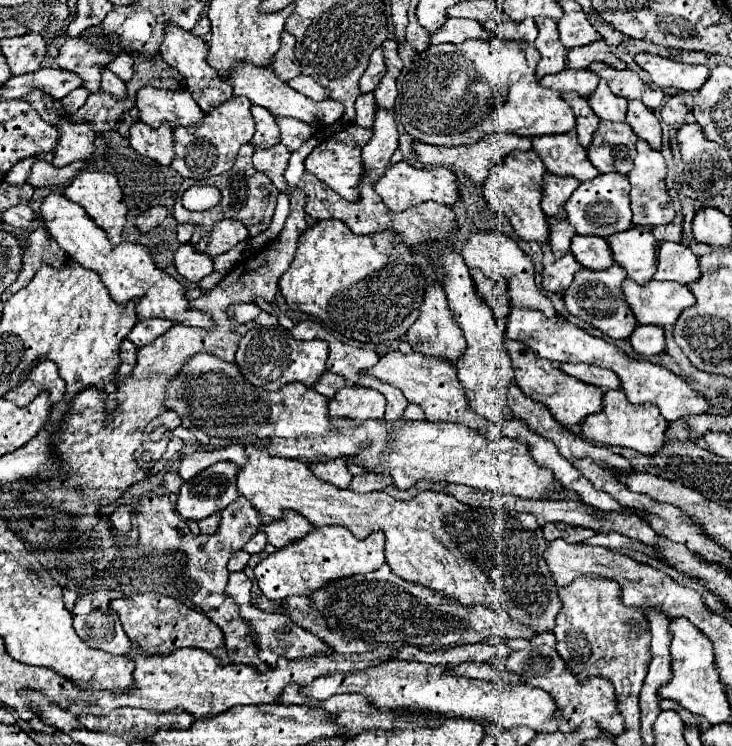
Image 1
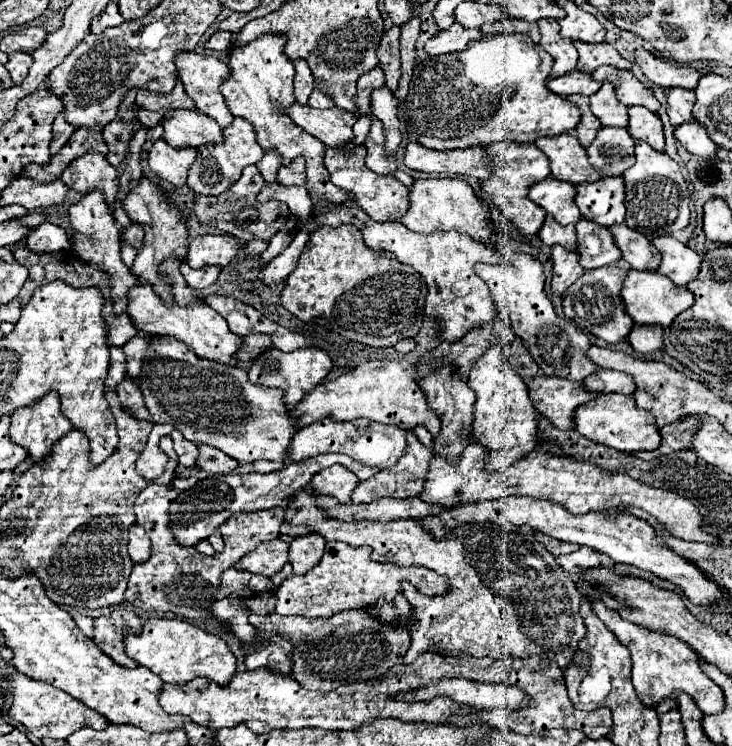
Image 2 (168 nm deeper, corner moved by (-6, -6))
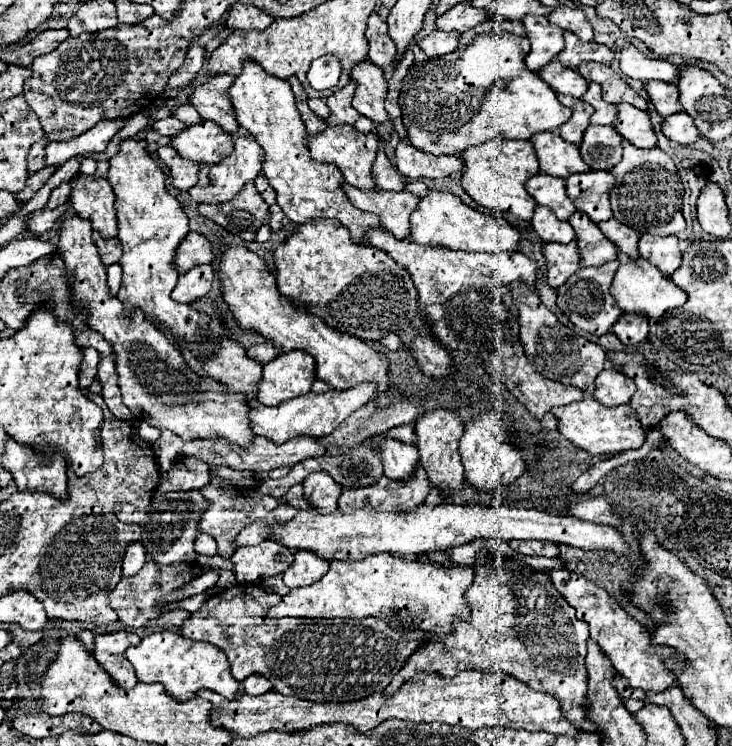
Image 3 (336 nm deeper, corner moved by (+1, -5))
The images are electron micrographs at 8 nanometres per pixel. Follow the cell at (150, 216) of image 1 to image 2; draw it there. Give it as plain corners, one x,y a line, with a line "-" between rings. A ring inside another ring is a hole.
132,224
132,226
124,228
120,232
120,240
126,242
126,244
130,244
130,246
134,246
134,248
140,248
144,244
144,230
142,230
142,226

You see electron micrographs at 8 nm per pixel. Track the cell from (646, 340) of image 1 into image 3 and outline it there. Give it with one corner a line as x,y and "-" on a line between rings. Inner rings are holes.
623,313
619,321
613,325
613,333
621,339
621,343
637,345
647,341
649,323
645,317
639,317
635,313

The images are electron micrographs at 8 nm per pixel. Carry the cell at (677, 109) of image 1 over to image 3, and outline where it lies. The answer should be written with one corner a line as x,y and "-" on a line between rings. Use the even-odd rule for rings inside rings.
647,81
645,83
647,93
651,103
655,105
657,113
661,117
669,117
673,113
681,111
681,103
679,103
679,89
675,83
659,83
659,81

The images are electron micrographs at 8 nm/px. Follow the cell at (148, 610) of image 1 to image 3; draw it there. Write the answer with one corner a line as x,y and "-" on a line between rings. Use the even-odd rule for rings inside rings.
163,629
155,631
141,639
137,647
129,647
125,651
127,661
133,665
135,675
143,683
163,683
167,693
171,693
177,701
187,701
195,695
199,689
211,689
215,693
221,693
223,697
231,699
235,697
239,689
239,681
231,675
229,661
225,653
205,641
193,641
183,637
179,631

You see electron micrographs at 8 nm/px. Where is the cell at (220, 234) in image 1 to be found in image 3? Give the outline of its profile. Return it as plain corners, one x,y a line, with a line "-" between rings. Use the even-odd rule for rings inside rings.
193,231
187,233
183,245
179,245
179,253
175,255
175,265
179,265
179,273
187,273
195,265
213,263
213,261
215,261
215,253
211,241
205,235

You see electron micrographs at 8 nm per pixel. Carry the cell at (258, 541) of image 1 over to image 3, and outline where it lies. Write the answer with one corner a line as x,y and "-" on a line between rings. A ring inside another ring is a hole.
265,539
253,547
239,547
233,557
233,573
239,583
253,583
259,577
279,575
291,565
293,553
279,541

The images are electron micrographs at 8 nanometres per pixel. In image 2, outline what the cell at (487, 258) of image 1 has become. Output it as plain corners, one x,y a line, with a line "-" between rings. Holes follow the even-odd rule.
505,238
499,250
508,259
508,264
478,264
476,274
488,284
490,294
494,300
506,302
512,318
512,330
516,336
522,338
524,346
532,354
534,362
546,376
558,376
566,380
584,380
586,376
598,370
590,358
586,358
586,350
592,346
590,338
578,330
574,324
558,318
550,298
544,292
544,266
530,254
515,252
510,247
510,240

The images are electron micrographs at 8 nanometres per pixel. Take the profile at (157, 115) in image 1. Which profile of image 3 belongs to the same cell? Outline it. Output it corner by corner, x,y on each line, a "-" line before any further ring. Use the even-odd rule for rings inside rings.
201,121
181,129
169,139
169,145
181,155
197,163
217,163
231,151
233,135
219,129
213,121

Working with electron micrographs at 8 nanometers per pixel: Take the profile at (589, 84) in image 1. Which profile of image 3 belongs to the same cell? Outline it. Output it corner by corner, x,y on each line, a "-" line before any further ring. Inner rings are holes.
551,61
551,65
545,65
543,69
539,69
539,77
555,93
565,93
571,97
581,97
589,89
589,83
577,71
571,71
559,65
559,61

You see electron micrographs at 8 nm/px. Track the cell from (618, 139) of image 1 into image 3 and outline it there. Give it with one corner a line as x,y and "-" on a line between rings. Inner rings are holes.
589,125
583,135
583,161
591,169
609,171
621,159
621,139
623,137
615,131
615,127

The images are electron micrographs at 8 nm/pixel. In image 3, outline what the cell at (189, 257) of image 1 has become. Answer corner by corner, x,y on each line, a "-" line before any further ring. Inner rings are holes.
197,265
179,277
177,287
173,289
171,297
177,303
195,301
195,299
209,293
211,281
213,281
213,267
211,265

